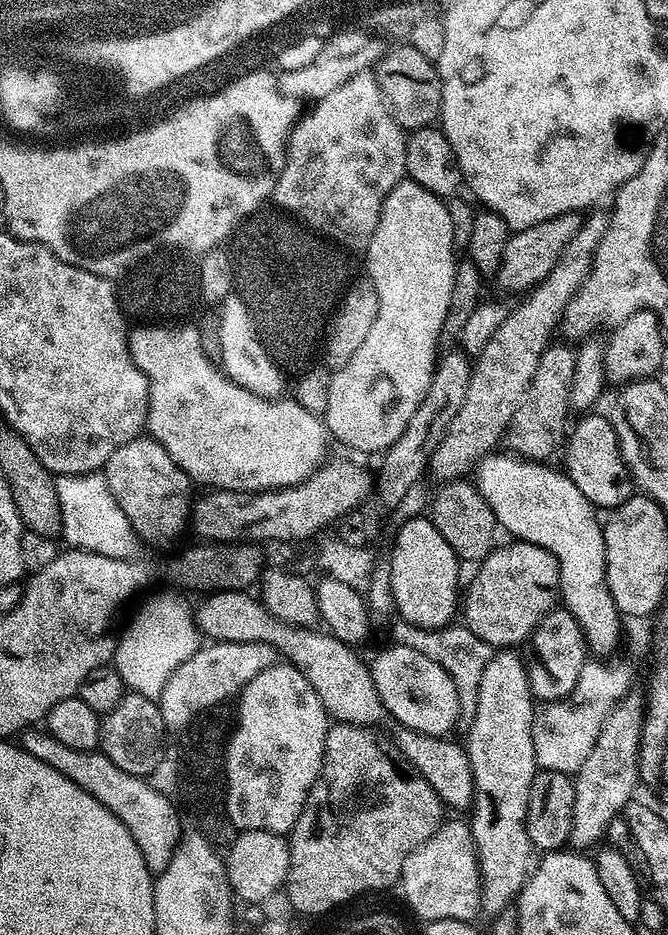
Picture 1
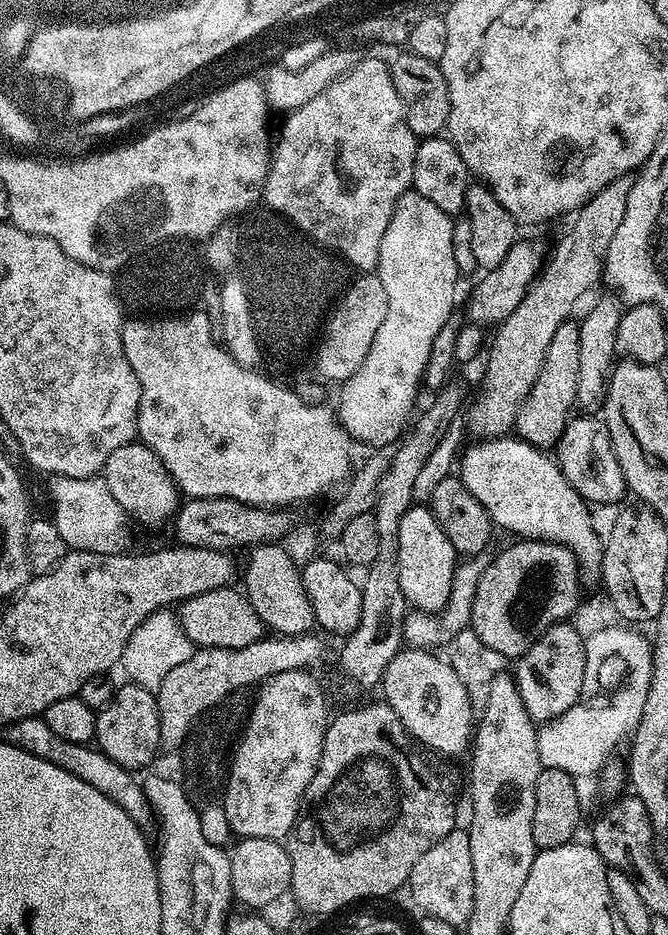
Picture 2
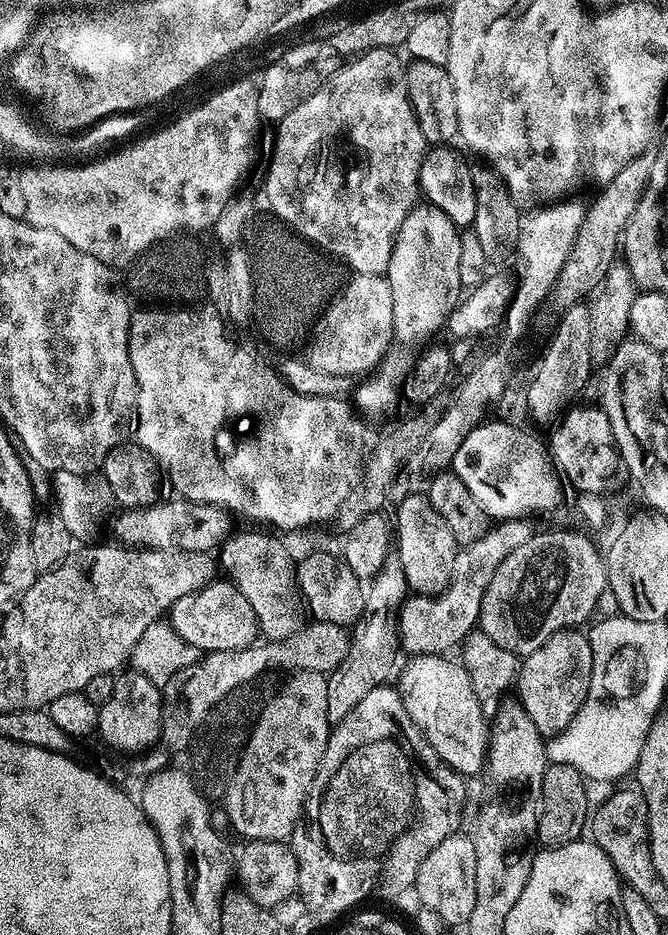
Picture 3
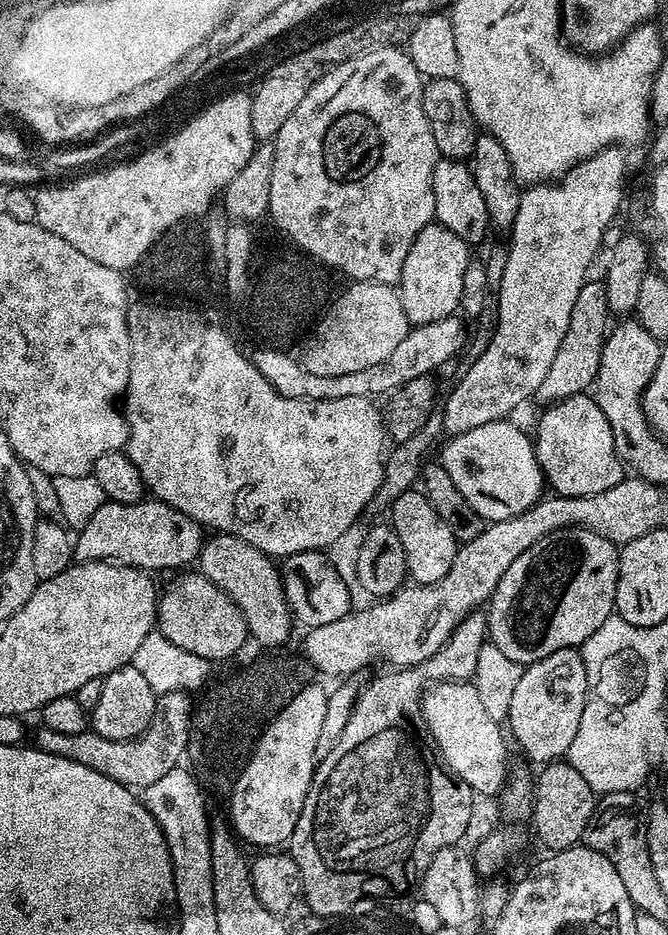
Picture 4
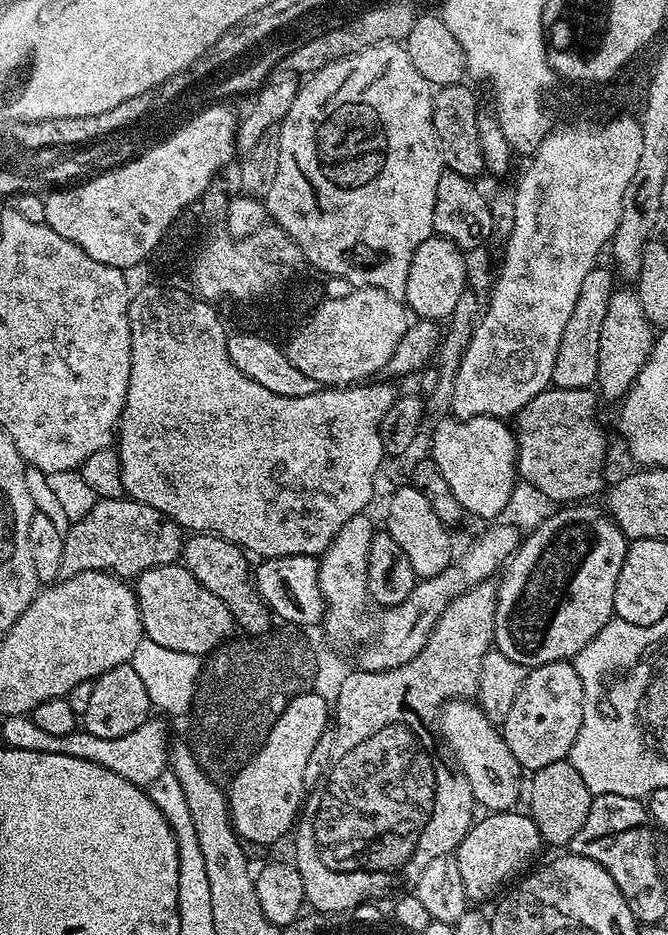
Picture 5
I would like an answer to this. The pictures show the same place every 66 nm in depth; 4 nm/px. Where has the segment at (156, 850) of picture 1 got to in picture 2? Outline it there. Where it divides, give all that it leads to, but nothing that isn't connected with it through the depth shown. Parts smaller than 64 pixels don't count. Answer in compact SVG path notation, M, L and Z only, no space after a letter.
M40 716L22 718L18 722L7 725L3 729L2 736L9 744L18 746L38 758L46 758L46 762L54 762L54 766L62 766L62 770L82 778L82 782L90 782L90 786L94 786L94 790L106 794L106 798L110 798L110 802L122 806L122 810L126 810L126 814L130 814L130 818L135 824L144 826L147 825L148 819L153 819L154 812L149 807L148 799L144 797L141 781L135 780L132 777L135 775L129 769L118 766L118 762L114 762L99 748L78 742L66 742L66 738L54 734L54 730L50 730L50 726L46 726L46 722Z

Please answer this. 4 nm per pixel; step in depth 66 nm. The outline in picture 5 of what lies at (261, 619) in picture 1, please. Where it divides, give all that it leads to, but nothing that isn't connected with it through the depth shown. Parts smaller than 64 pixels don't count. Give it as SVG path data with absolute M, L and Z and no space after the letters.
M183 563L154 566L135 577L134 587L144 636L158 646L166 646L166 650L182 650L204 658L233 635L230 610Z

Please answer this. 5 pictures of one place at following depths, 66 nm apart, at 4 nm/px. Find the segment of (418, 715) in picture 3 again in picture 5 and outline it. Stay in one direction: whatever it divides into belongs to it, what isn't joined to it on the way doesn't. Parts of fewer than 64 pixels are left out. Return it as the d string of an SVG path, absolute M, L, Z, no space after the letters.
M453 698L444 704L439 713L439 735L452 747L456 755L455 763L459 771L470 782L472 799L488 812L507 812L517 807L516 799L521 799L520 763L510 754L510 746L506 746L504 733L497 725L491 724L479 703L468 698Z

